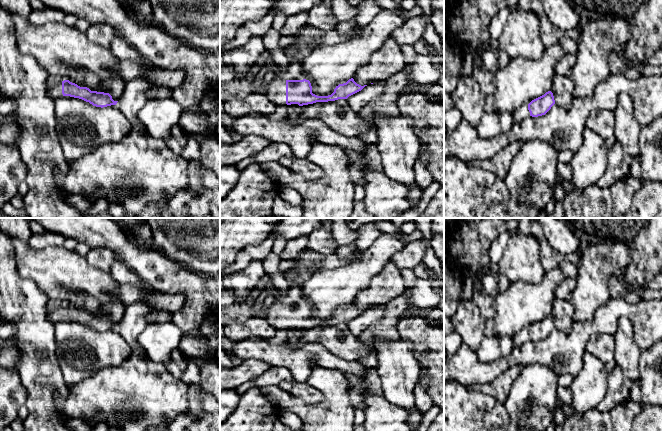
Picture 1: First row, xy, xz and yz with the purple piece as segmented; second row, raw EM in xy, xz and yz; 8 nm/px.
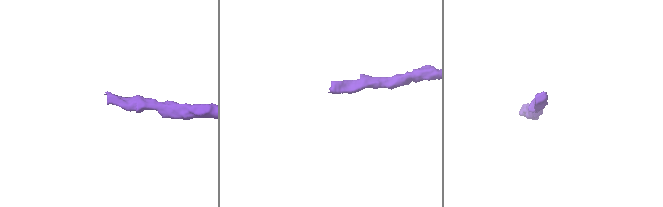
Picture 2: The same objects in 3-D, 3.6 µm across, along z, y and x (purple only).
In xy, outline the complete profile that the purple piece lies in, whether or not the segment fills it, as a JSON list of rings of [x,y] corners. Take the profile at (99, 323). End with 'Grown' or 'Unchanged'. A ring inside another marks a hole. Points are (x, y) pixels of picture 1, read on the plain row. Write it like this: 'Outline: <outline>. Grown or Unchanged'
Outline: [[[49,298],[47,302],[47,317],[55,325],[64,320],[82,323],[96,331],[107,331],[116,329],[109,317],[91,315],[87,311],[80,311],[72,307],[64,300]]]. Grown

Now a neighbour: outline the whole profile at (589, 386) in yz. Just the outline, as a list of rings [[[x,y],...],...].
[[[586,351],[582,368],[573,377],[569,388],[572,394],[570,404],[575,413],[596,409],[608,388],[608,372],[605,364]]]

